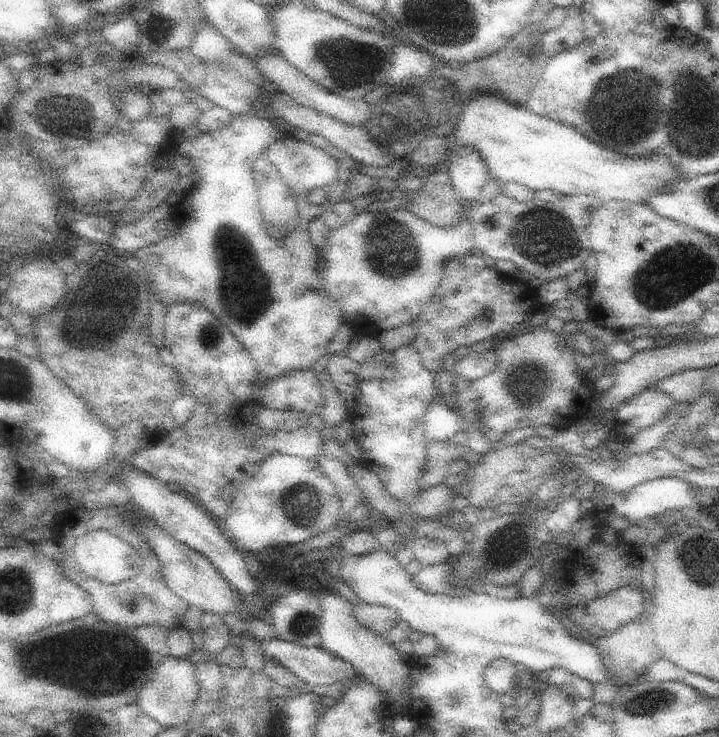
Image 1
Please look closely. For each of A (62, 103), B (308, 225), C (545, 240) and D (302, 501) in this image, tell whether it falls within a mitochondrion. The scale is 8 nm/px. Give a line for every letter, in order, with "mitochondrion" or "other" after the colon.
A: mitochondrion
B: other
C: mitochondrion
D: mitochondrion

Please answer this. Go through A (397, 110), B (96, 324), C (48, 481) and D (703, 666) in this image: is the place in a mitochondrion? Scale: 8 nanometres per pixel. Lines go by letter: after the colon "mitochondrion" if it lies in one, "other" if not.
A: mitochondrion
B: mitochondrion
C: other
D: other

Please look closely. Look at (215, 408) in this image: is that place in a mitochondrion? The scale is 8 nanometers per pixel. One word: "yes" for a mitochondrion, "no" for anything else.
no

